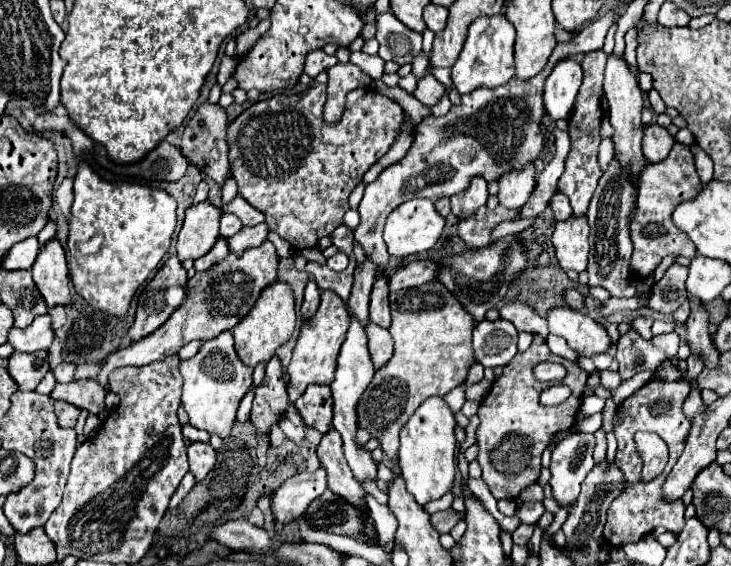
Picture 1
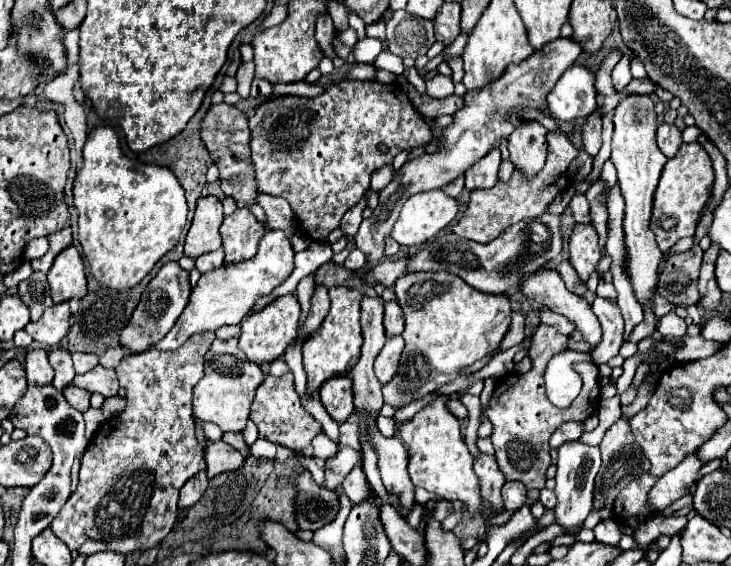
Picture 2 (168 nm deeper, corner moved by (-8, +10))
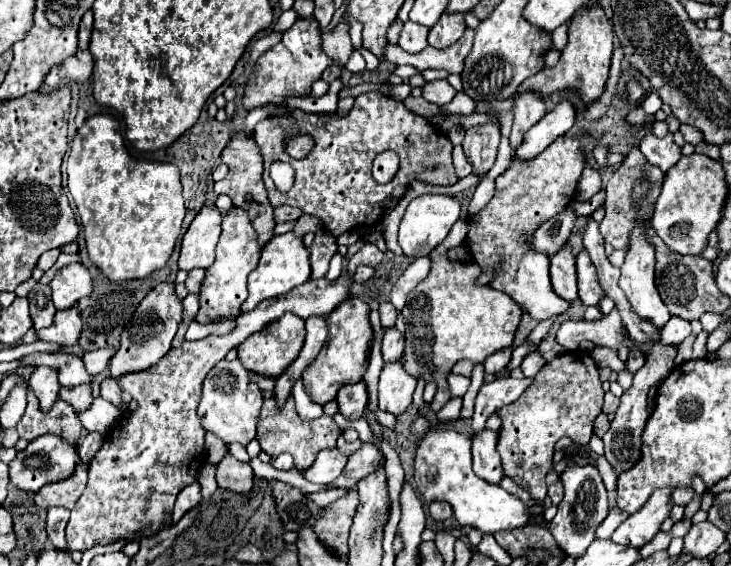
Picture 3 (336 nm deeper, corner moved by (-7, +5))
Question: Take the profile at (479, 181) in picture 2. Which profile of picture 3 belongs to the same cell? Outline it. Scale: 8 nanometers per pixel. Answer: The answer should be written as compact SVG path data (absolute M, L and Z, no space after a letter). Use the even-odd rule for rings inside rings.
M485 122L485 124L477 124L471 126L465 134L463 140L463 150L473 166L473 172L483 176L489 172L489 168L495 162L497 156L497 146L501 140L501 132L499 132L499 122Z

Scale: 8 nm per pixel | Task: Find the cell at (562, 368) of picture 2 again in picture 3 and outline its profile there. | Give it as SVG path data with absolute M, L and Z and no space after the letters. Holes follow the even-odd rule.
M501 378L495 380L491 384L481 386L477 400L475 400L475 414L473 414L473 432L477 432L479 428L485 426L487 418L497 412L501 406L507 406L511 402L515 402L523 390L531 384L529 378L523 380L515 380L515 378Z

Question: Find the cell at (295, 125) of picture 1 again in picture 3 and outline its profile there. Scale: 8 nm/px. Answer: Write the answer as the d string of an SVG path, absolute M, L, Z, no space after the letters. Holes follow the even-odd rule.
M379 92L359 94L353 110L345 118L337 118L337 114L307 114L303 110L295 110L283 118L265 118L255 126L253 140L263 156L263 182L271 206L299 206L305 214L317 216L333 236L341 236L343 232L355 228L373 228L379 224L385 214L383 202L397 186L407 188L413 180L423 180L423 184L451 186L459 180L451 162L453 146L449 138L429 120L409 112L401 102L395 102ZM295 132L311 134L315 140L315 148L305 160L293 160L283 150L287 134ZM383 150L393 150L401 158L401 168L389 184L377 184L371 176L371 164ZM275 160L289 162L295 170L295 184L289 192L279 192L269 178L269 166Z

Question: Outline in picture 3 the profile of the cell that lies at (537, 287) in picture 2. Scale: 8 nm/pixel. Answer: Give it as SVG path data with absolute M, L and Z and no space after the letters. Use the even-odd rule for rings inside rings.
M559 136L547 150L543 150L535 160L521 164L511 162L509 170L497 178L497 190L491 202L469 220L469 232L465 244L473 260L483 268L493 272L491 288L509 294L523 310L527 310L535 320L547 320L559 312L569 310L569 302L559 298L549 280L549 256L535 252L529 242L543 222L559 214L573 202L577 180L585 166L579 140L569 136Z

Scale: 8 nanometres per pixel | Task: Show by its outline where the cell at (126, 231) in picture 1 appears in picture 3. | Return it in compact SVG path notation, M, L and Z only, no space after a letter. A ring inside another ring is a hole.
M95 114L73 138L67 176L67 188L85 230L89 258L107 278L145 278L165 266L185 216L179 168L169 162L133 158L121 138L119 120L109 114Z

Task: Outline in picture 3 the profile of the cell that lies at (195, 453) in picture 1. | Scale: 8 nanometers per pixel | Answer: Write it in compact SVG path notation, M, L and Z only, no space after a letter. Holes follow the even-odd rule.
M227 454L219 464L217 464L217 482L221 488L237 492L237 494L247 494L253 486L253 470L247 462L239 462L231 454Z

